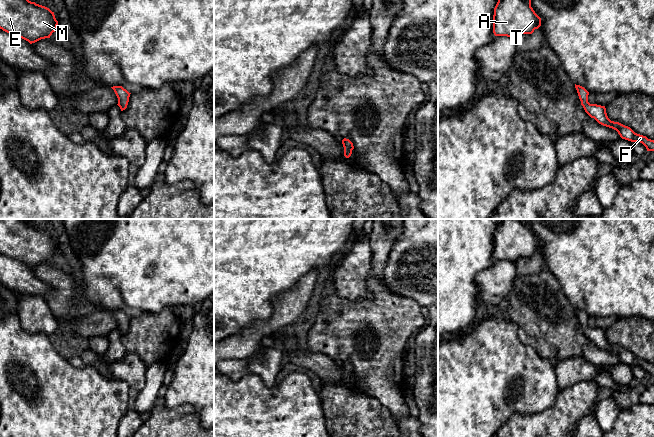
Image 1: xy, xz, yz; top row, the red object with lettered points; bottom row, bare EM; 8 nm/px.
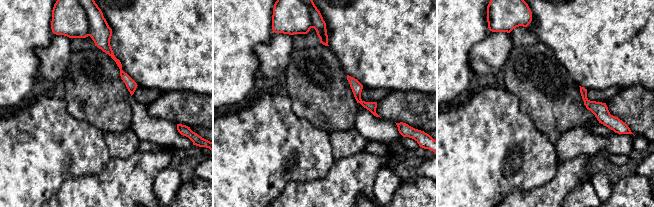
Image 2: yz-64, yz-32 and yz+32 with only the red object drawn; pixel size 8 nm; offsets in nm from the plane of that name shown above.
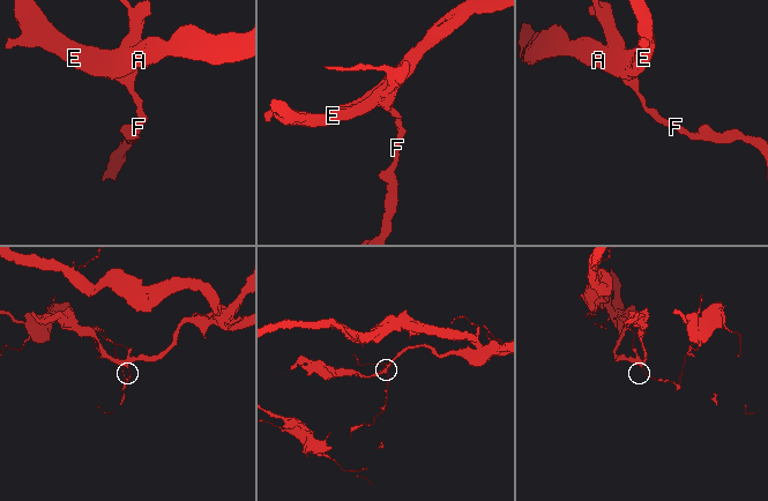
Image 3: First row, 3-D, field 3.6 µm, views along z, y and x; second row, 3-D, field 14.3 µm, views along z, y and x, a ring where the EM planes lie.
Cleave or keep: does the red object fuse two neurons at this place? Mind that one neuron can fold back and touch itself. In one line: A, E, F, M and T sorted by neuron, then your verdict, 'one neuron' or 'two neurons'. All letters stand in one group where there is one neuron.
A E M T / F; two neurons

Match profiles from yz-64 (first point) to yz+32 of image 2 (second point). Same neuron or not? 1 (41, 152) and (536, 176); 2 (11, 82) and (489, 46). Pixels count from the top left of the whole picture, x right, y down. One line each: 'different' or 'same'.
1: same
2: different

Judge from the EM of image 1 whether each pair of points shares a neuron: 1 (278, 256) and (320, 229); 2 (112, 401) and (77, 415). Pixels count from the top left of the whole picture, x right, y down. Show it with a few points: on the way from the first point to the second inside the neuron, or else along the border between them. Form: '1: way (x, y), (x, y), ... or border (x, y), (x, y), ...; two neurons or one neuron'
1: way (288, 246), (307, 229), (310, 229); one neuron
2: way (103, 402), (86, 408); one neuron

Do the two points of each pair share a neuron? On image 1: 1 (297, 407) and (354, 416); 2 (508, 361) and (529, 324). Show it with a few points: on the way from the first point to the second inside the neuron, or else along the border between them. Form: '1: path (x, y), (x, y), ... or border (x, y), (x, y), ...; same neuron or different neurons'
1: border (318, 393), (321, 399), (326, 426); different neurons
2: border (511, 320), (518, 337), (538, 355); different neurons

